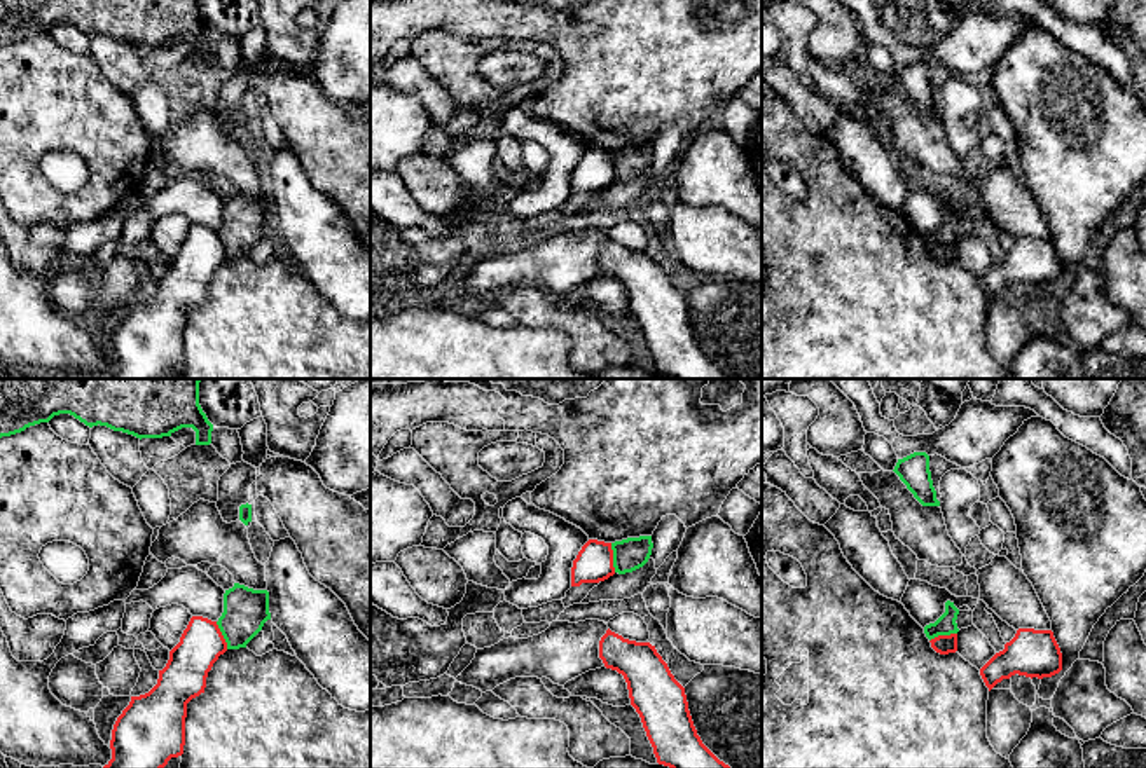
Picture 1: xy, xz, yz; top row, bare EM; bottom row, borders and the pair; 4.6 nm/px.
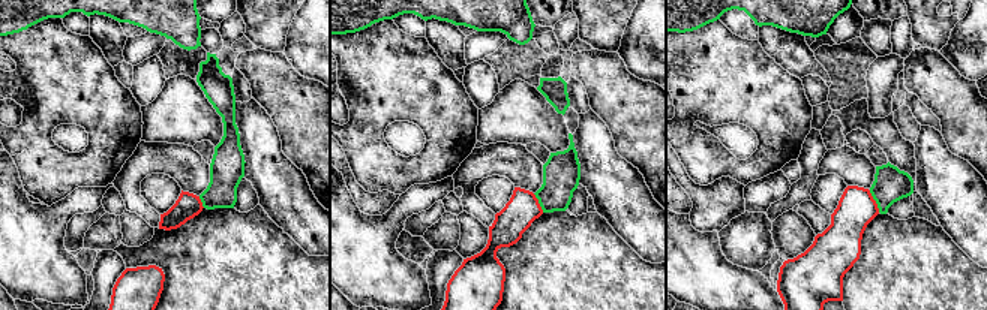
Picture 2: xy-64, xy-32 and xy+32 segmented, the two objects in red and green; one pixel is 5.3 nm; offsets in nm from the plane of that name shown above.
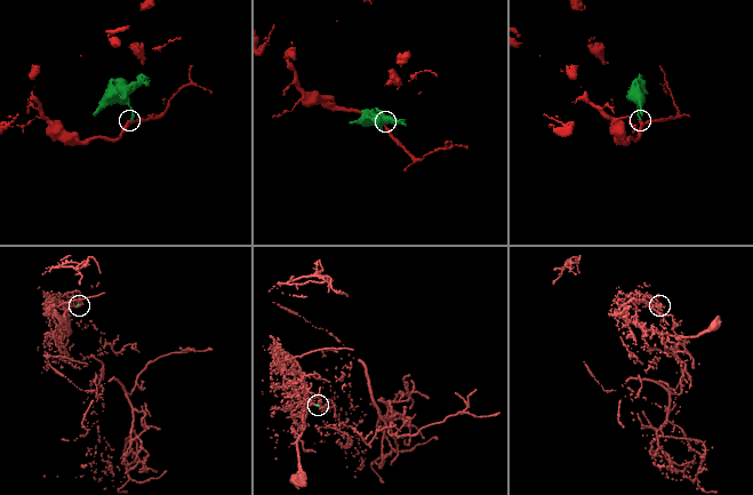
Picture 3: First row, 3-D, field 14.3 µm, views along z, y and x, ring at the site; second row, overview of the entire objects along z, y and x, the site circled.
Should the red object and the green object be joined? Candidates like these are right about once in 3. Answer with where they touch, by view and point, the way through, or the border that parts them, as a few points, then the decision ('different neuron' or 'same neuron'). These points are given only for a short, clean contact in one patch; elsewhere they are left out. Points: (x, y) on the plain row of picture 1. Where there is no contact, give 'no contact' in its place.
contact xz (612, 166); border xz (610, 152), (615, 180); different neuron

